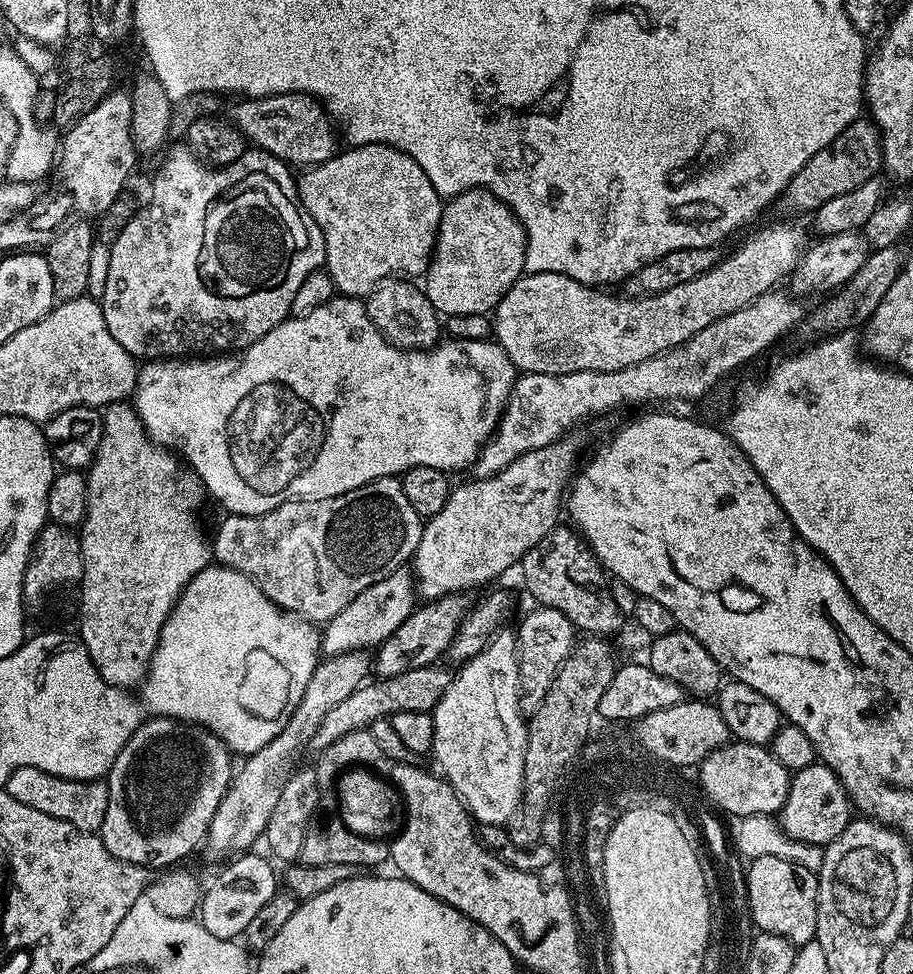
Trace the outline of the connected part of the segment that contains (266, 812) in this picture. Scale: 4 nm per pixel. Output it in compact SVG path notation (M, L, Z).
M367 651L347 652L337 656L327 656L316 664L310 681L306 684L298 706L291 712L286 726L258 750L254 755L243 761L244 765L235 769L232 783L228 785L226 794L214 810L214 818L208 827L206 848L212 852L232 852L244 854L257 839L263 837L265 826L268 825L270 814L281 794L281 786L287 779L290 764L298 752L311 743L326 714L335 708L336 704L348 698L350 694L363 685L372 670L372 660Z

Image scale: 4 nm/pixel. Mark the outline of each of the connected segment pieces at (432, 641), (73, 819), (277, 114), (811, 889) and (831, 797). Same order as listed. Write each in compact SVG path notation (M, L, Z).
M460 594L439 596L437 600L430 600L413 608L406 622L402 622L402 626L398 626L398 630L394 630L394 634L390 634L390 638L386 638L375 649L375 673L380 678L388 678L408 670L435 665L440 660L439 656L443 657L447 653L448 646L464 619L464 599Z
M22 766L10 774L2 788L10 794L10 798L34 810L42 810L42 814L50 814L50 818L62 818L62 822L70 822L70 826L74 826L79 832L99 833L106 818L108 785L103 779L63 780L34 766Z
M301 92L254 96L241 99L237 104L240 105L232 112L232 120L237 128L235 131L253 149L269 152L289 166L315 166L326 162L338 151L333 121L311 96L303 96Z
M757 854L751 857L747 865L746 881L748 915L761 933L781 935L795 946L811 944L815 941L820 885L817 873L806 870L806 866L786 862L786 858Z
M817 762L792 776L792 785L786 794L786 802L778 813L778 828L798 842L827 846L831 840L838 838L838 834L842 834L842 830L846 830L853 818L854 809L848 798L848 791L840 785L834 770Z

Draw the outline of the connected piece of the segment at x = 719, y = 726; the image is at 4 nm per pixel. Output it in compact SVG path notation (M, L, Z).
M685 698L679 704L666 706L666 710L654 710L654 714L646 714L635 721L634 734L646 734L646 744L656 752L656 756L664 756L664 760L676 760L677 765L686 770L691 769L691 764L692 767L699 765L701 760L730 740L719 708L704 698Z

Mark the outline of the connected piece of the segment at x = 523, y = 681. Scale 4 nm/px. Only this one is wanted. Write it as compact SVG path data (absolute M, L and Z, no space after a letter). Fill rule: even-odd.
M533 607L533 612L515 629L516 656L523 659L520 672L520 711L535 712L542 702L548 687L554 682L564 659L572 653L578 640L577 629L572 627L570 618L553 608Z

